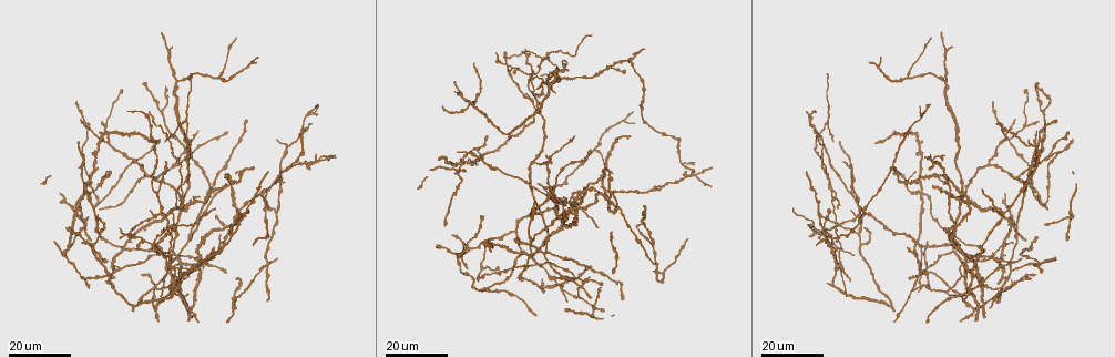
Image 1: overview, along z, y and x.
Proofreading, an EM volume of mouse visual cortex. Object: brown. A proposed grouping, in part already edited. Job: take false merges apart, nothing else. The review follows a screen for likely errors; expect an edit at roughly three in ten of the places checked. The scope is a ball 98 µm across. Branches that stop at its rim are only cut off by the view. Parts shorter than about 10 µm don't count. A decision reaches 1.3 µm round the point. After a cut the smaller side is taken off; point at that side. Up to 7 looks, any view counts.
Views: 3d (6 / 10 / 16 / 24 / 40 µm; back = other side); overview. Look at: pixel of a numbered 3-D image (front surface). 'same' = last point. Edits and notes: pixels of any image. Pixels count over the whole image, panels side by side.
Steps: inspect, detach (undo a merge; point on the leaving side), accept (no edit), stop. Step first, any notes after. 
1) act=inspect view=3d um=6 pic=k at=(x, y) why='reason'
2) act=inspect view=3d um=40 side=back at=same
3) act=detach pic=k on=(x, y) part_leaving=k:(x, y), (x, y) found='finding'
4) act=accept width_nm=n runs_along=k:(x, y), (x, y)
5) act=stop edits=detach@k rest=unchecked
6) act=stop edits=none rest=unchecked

act=inspect view=3d um=16 pic=1 at=(681, 166) why='two arms in line, one across'

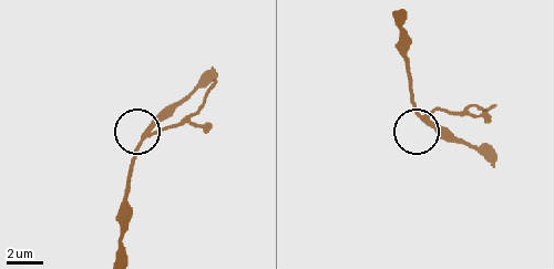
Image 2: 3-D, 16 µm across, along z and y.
act=inspect view=3d um=6 pic=2 at=(143, 139) why='zoom in'

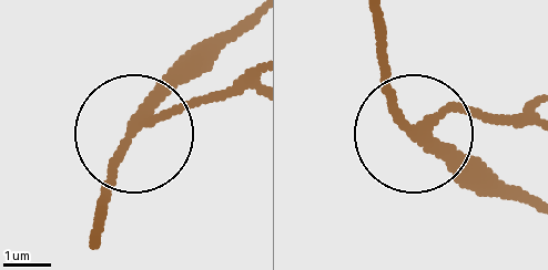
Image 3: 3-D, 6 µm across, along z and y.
act=accept arms=3 found='one cell here'

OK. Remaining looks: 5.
act=inspect view=3d um=24 pic=1 at=(171, 274) why='branch point'

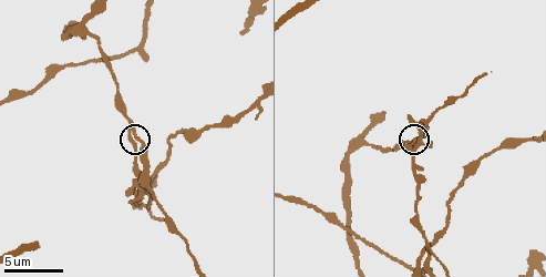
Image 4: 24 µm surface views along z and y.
act=inspect view=3d um=6 pic=4 at=(135, 139)

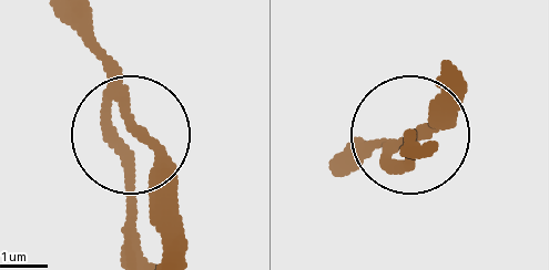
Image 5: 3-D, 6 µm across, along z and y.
act=accept found='all the same cell'

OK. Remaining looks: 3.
act=inspect view=3d um=24 pic=1 at=(835, 271) why='three-way junction'

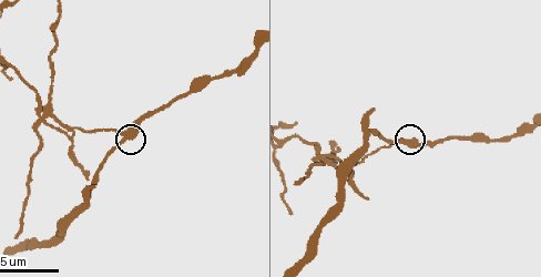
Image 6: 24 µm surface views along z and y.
act=inspect view=3d um=10 pic=6 at=(401, 140)

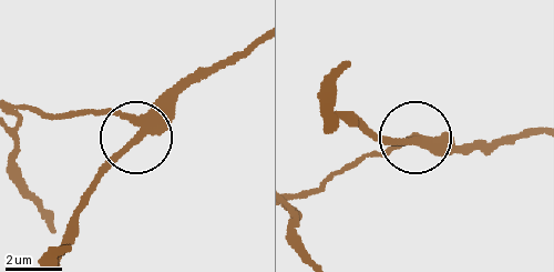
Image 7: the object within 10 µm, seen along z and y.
act=detach pic=7 on=(102, 114) side_arm_um=101 arms=3 found='a second cell is stuck on'

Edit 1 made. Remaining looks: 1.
act=stop edits=detach@7 rest=unchecked

